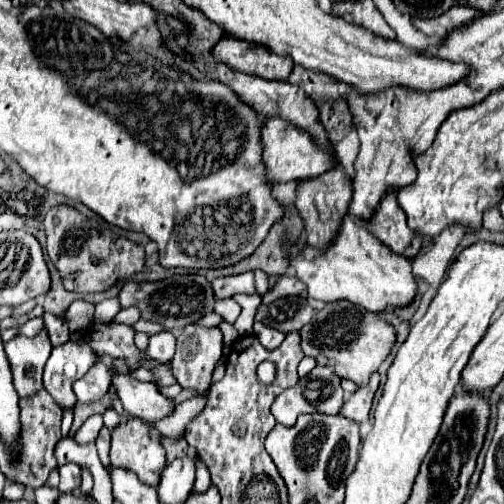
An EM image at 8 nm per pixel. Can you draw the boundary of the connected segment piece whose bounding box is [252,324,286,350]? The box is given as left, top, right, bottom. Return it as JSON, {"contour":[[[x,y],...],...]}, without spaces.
{"contour":[[[254,324],[252,334],[258,338],[258,342],[264,344],[266,350],[276,350],[286,338],[286,334],[278,332],[278,330],[266,330],[266,326],[258,326],[258,324]]]}

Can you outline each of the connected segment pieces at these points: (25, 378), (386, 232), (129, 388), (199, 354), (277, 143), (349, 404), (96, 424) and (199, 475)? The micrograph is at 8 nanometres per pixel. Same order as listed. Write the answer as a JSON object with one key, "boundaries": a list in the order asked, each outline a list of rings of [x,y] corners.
{"boundaries":[[[[44,330],[38,338],[26,338],[20,334],[18,338],[4,343],[4,350],[18,396],[24,398],[36,394],[42,388],[42,366],[52,350],[48,332]]],[[[388,194],[382,200],[382,206],[378,206],[378,214],[370,218],[370,222],[364,222],[364,226],[394,254],[400,254],[408,260],[416,258],[422,248],[422,238],[410,232],[406,224],[406,214],[398,206],[396,194]]],[[[112,372],[110,386],[116,390],[116,396],[120,398],[124,410],[136,418],[142,418],[144,422],[164,418],[164,414],[168,414],[174,408],[174,402],[164,398],[158,392],[156,384],[140,382],[130,374]]],[[[186,326],[178,338],[176,354],[170,362],[172,376],[182,388],[192,388],[196,396],[206,396],[212,386],[212,372],[216,362],[222,356],[222,334],[218,328],[200,328],[200,326]]],[[[274,116],[266,122],[262,130],[262,142],[264,142],[264,164],[266,164],[266,176],[270,182],[302,182],[306,178],[316,178],[336,166],[336,156],[330,150],[324,150],[314,142],[314,138],[300,130],[298,126]]],[[[374,372],[368,386],[360,386],[342,406],[340,414],[348,420],[354,420],[354,422],[364,422],[368,420],[368,414],[370,414],[370,406],[372,406],[372,398],[378,390],[378,382],[380,382],[380,376]]],[[[100,414],[90,416],[90,418],[82,424],[82,428],[78,430],[78,434],[76,434],[74,440],[82,442],[82,444],[90,444],[90,442],[94,442],[94,440],[98,438],[98,432],[100,432],[102,426],[104,426],[104,424],[102,424],[102,416],[100,416]]],[[[200,458],[196,462],[198,462],[198,470],[196,470],[196,482],[194,482],[194,490],[192,492],[202,494],[202,492],[206,492],[210,488],[210,474],[208,474],[206,466],[202,466]]]]}

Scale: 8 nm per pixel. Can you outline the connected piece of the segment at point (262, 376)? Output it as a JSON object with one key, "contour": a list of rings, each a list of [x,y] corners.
{"contour":[[[264,360],[257,367],[257,378],[261,384],[268,385],[275,380],[276,377],[276,367],[273,362],[269,360]]]}

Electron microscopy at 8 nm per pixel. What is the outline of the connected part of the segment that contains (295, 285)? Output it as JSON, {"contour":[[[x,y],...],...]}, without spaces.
{"contour":[[[280,276],[274,290],[270,290],[262,296],[262,304],[270,304],[270,302],[274,302],[274,298],[280,298],[280,296],[298,296],[304,292],[306,292],[306,286],[300,280],[296,280],[292,276]]]}

